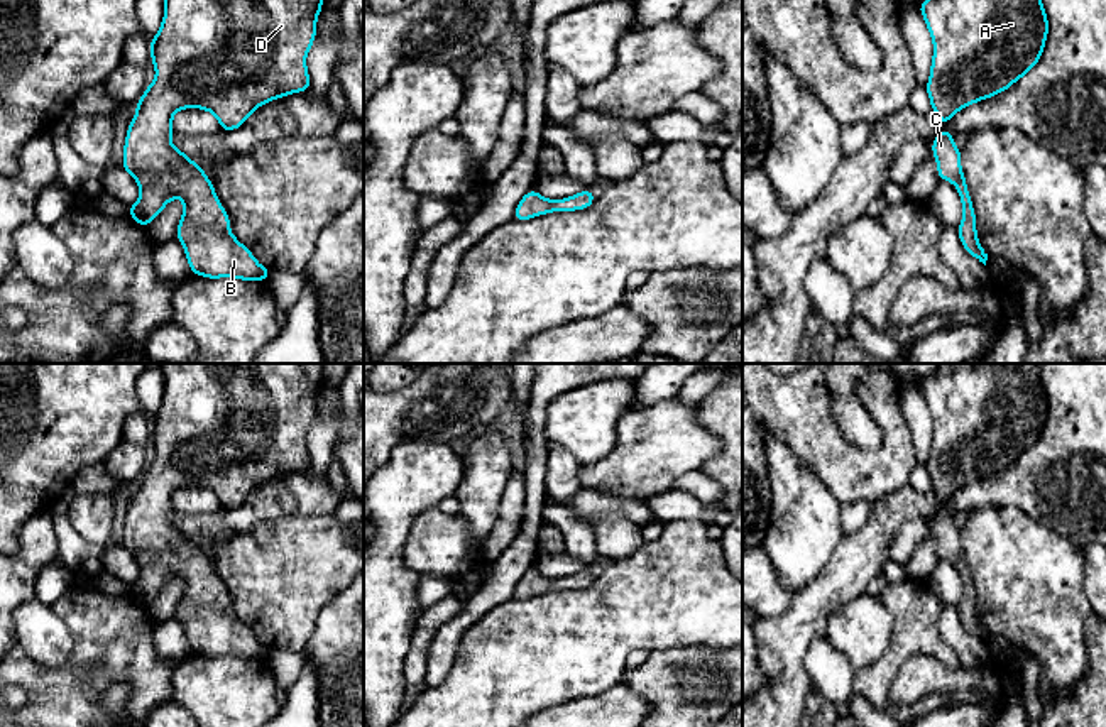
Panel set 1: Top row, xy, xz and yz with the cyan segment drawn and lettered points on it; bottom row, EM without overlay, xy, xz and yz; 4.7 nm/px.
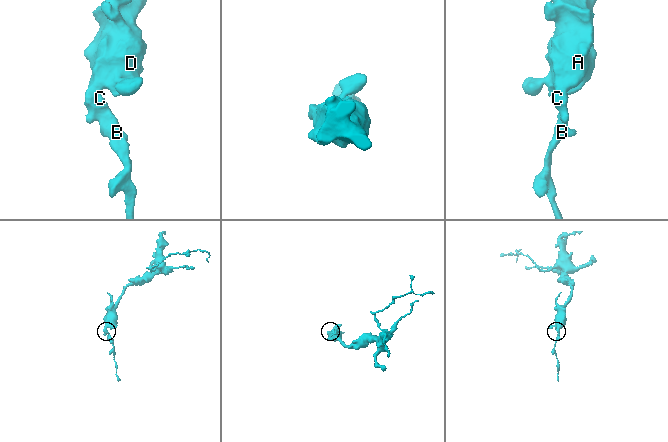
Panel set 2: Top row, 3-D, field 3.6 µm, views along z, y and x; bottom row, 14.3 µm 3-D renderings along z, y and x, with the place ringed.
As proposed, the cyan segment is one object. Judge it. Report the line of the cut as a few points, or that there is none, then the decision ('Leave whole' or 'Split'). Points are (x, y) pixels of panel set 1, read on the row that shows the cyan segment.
No split. Leave whole

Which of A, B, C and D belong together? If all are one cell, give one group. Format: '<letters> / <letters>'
A B C D

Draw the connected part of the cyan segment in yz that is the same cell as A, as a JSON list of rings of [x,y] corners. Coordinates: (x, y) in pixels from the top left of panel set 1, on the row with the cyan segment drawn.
[[[923,0],[918,8],[934,42],[925,90],[940,123],[1021,79],[1049,37],[1042,0]]]

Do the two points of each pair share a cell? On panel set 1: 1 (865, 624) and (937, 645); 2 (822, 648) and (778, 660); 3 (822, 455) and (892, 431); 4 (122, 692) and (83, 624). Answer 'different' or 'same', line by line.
1: different
2: different
3: same
4: different

